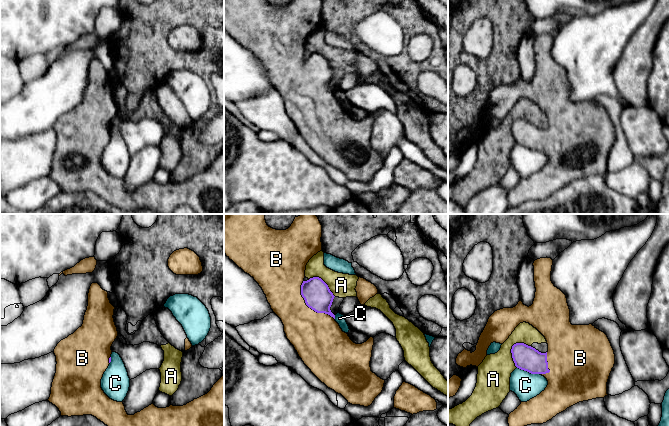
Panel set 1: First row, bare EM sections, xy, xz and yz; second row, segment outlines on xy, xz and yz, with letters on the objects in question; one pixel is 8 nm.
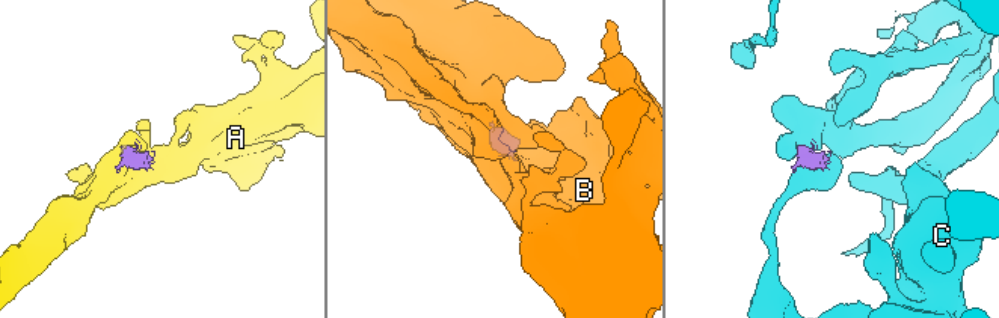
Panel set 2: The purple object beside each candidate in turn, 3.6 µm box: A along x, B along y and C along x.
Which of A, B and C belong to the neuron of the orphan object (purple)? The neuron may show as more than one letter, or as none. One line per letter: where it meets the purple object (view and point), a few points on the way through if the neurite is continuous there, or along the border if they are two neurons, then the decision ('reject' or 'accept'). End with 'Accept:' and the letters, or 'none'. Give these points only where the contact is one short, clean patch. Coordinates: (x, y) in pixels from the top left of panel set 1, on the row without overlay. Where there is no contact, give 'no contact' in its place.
A: yz (512, 124) | reject
B: xz (308, 82) | accept
C: yz (528, 147) | reject
Accept: B

